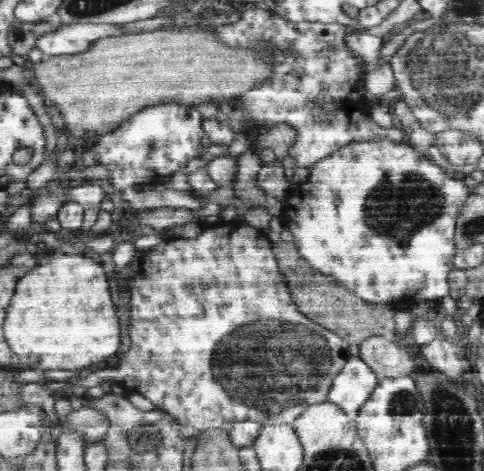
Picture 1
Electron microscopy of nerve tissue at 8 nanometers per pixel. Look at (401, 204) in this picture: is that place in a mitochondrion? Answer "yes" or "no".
yes

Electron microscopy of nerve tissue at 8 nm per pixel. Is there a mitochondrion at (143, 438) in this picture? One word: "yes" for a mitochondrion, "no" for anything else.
yes

